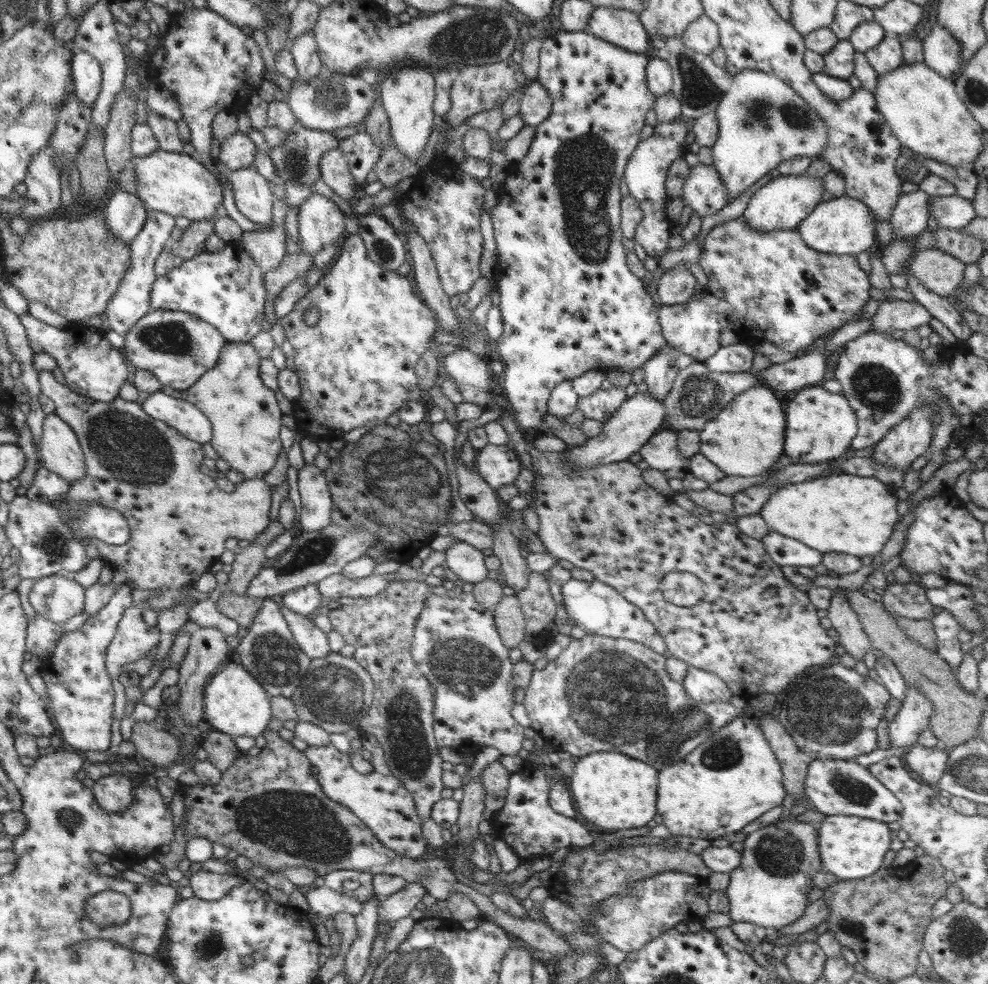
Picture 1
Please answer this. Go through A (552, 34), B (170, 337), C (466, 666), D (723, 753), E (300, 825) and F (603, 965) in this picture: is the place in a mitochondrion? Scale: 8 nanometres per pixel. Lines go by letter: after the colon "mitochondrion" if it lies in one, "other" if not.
A: other
B: mitochondrion
C: mitochondrion
D: mitochondrion
E: mitochondrion
F: other

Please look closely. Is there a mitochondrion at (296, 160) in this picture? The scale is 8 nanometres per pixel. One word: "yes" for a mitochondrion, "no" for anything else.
yes

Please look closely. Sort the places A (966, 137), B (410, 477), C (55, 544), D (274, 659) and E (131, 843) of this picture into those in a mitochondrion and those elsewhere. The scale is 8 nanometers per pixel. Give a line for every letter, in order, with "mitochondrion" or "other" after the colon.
A: other
B: mitochondrion
C: mitochondrion
D: mitochondrion
E: other

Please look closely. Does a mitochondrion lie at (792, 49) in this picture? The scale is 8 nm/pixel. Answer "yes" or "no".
no

